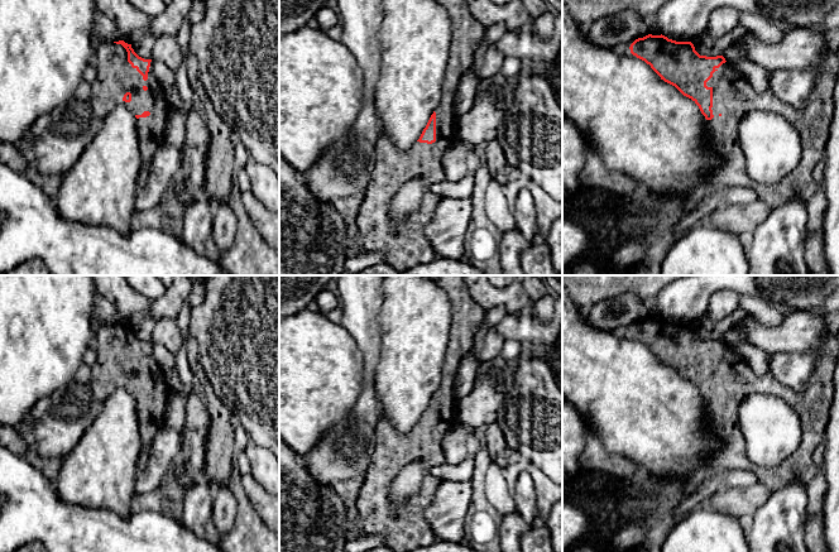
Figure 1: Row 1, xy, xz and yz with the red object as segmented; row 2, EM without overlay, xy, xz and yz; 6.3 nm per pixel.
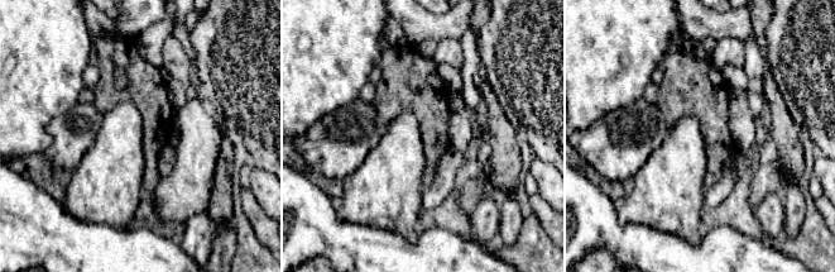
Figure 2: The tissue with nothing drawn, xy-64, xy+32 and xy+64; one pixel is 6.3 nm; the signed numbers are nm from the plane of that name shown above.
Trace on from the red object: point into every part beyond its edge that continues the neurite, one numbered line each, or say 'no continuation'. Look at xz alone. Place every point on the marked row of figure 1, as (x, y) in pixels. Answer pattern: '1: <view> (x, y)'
1: xz (404, 245)

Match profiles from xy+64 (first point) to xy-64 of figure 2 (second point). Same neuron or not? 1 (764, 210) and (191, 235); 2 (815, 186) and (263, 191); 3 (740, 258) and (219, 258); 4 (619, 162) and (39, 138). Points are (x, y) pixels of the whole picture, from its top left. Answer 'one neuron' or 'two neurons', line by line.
1: one neuron
2: two neurons
3: two neurons
4: two neurons

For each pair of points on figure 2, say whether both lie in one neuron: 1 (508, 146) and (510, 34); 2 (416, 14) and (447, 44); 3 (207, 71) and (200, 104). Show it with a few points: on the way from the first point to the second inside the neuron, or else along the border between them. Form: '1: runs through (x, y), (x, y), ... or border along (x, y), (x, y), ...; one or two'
1: border along (494, 91), (502, 110), (518, 128); two
2: border along (459, 38), (441, 38), (437, 42); two
3: border along (197, 92), (221, 119); two

